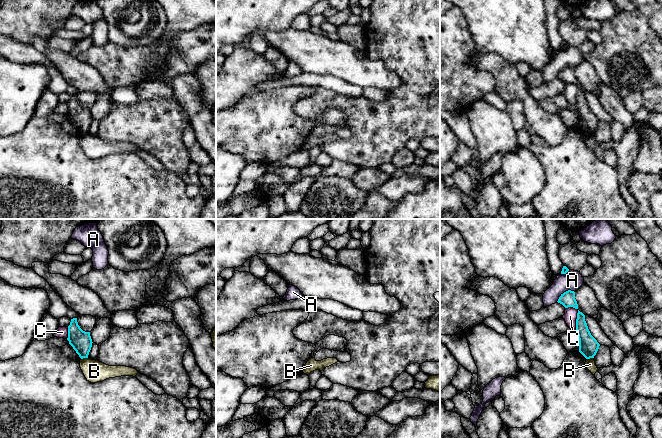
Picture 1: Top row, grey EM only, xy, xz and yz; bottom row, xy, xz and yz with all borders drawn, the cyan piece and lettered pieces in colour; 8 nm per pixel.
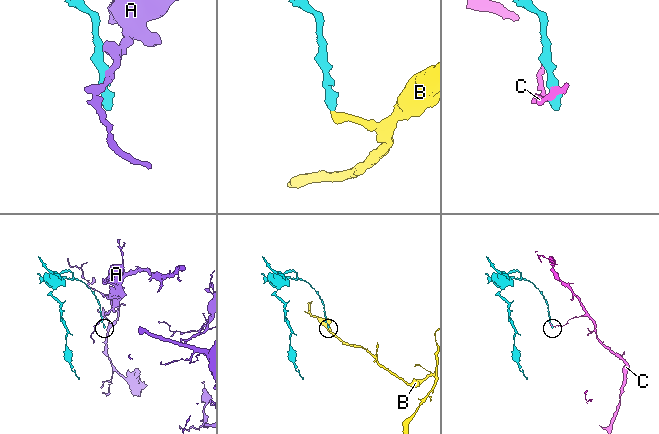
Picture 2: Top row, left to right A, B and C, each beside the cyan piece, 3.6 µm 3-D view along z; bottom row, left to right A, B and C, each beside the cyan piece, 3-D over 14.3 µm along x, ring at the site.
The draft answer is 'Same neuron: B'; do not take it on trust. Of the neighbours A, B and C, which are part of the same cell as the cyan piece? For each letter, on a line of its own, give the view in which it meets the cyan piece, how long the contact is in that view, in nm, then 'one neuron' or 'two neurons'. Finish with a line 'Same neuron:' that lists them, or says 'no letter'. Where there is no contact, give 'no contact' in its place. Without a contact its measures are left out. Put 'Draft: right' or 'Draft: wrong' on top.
Draft: wrong
A: meets cyan in yz; contact 170 nm long; two neurons
B: meets cyan in xy; contact 60 nm long; two neurons
C: meets cyan in yz; contact 220 nm long; two neurons
Same neuron: no letter

